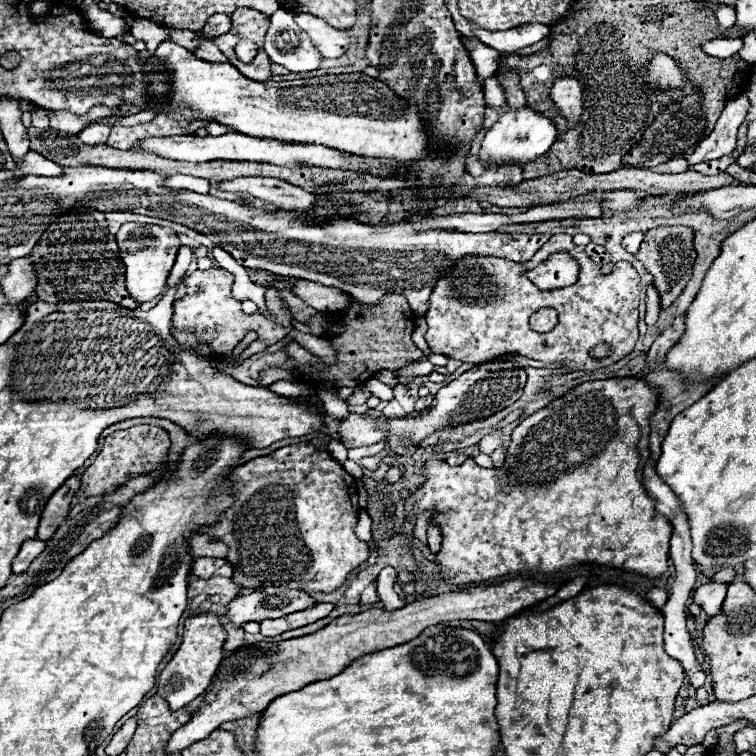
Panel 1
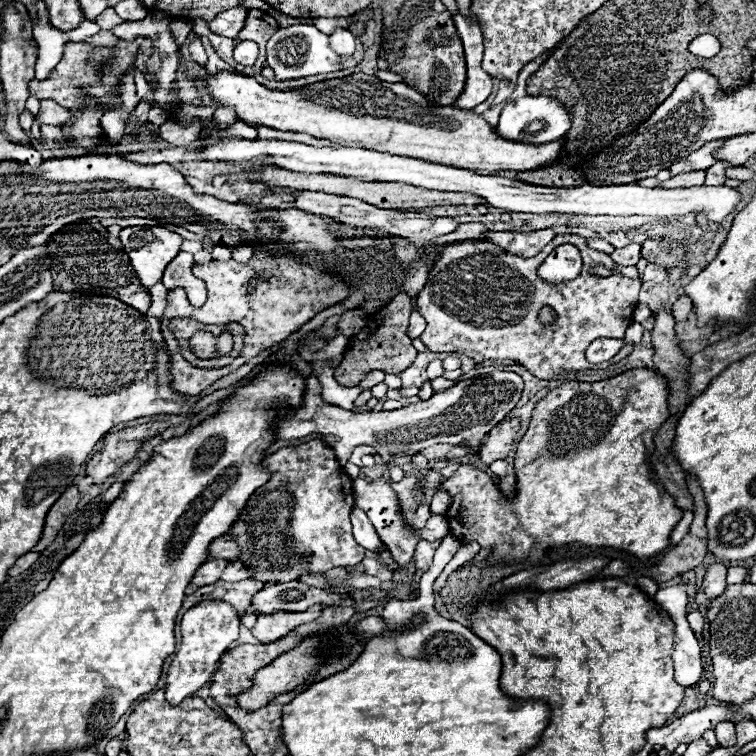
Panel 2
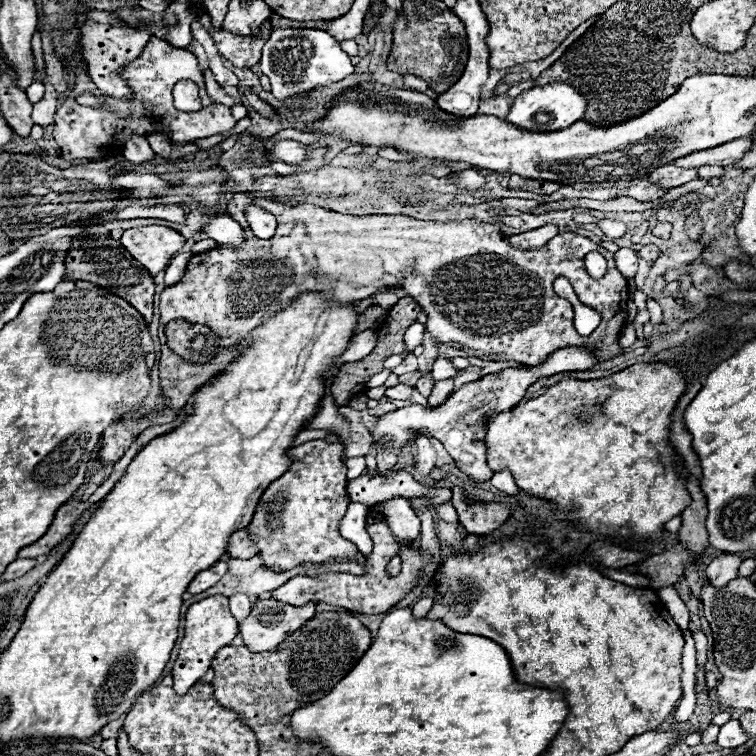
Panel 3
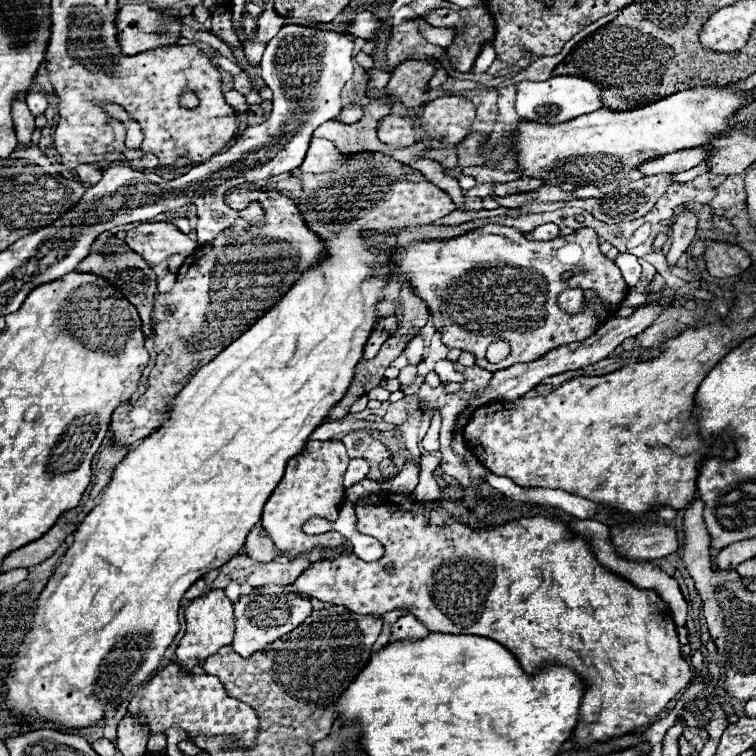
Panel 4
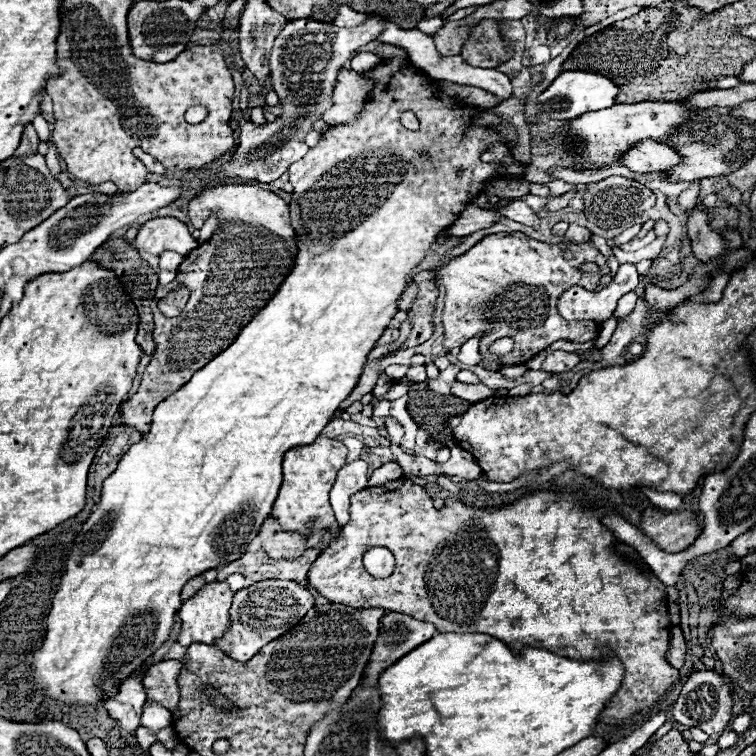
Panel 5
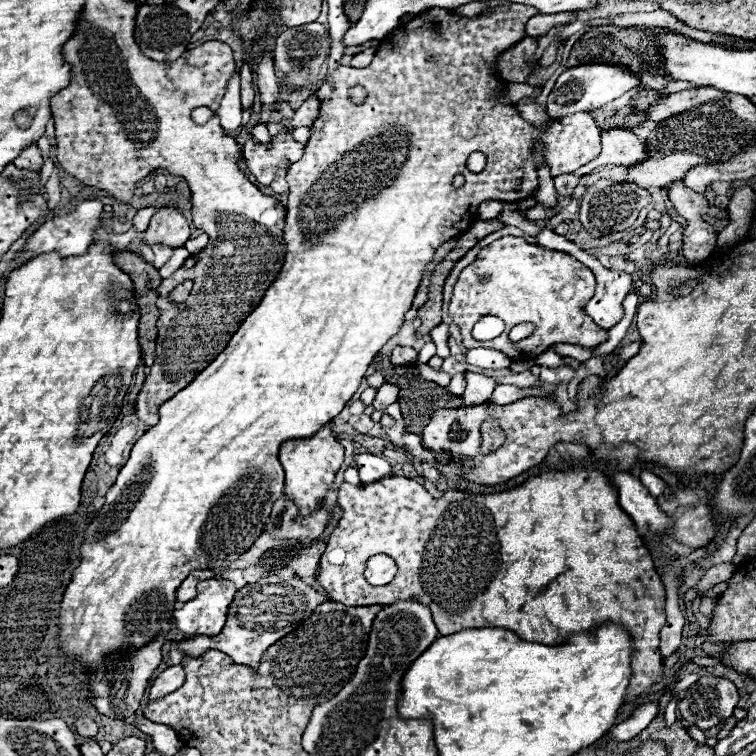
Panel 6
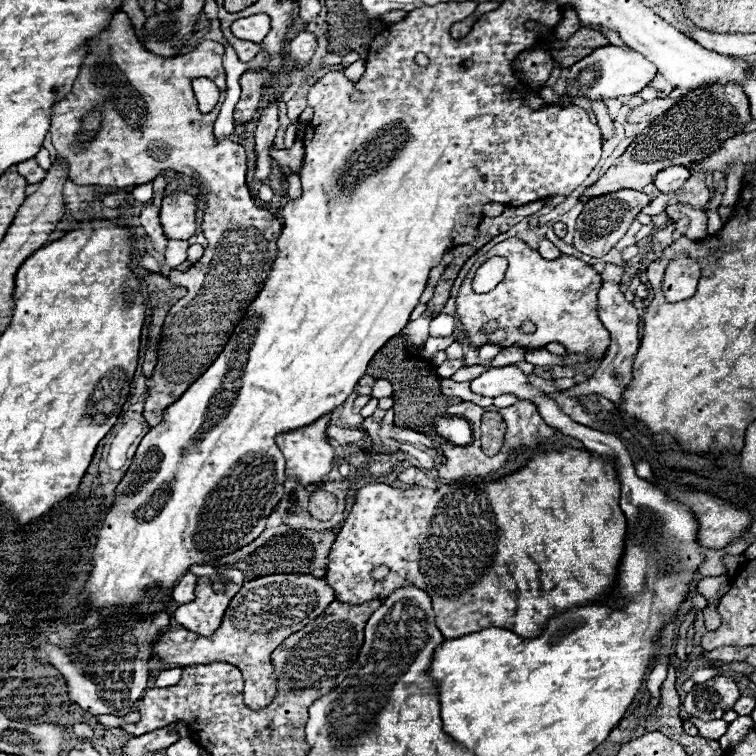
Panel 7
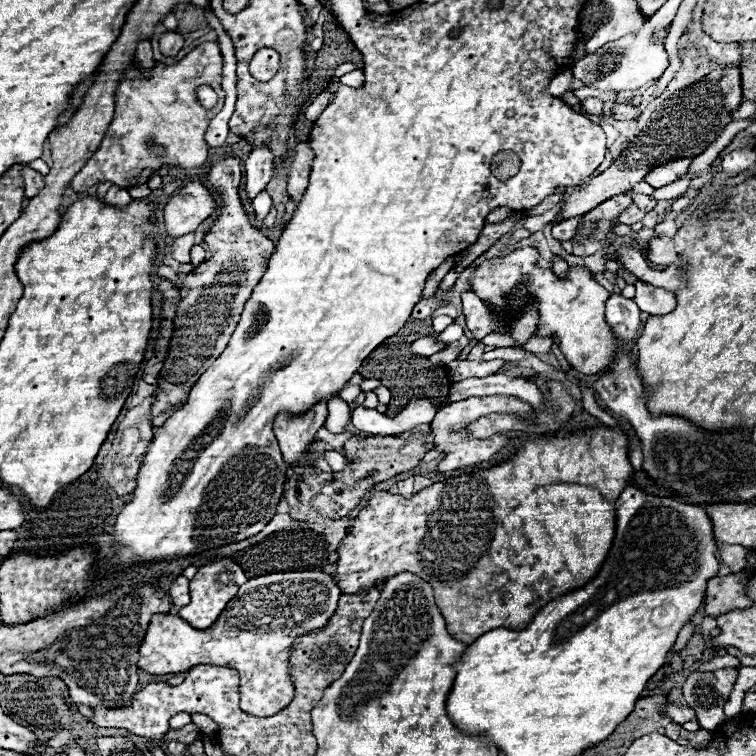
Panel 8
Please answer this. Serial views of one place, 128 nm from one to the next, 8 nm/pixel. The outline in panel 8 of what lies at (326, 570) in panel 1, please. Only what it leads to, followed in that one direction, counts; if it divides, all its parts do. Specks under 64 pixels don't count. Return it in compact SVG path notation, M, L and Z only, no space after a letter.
M318 402L302 416L278 414L274 422L274 434L278 438L280 450L284 454L284 462L290 466L312 468L320 454L310 452L310 444L316 438L316 432L324 426L328 408L326 402Z

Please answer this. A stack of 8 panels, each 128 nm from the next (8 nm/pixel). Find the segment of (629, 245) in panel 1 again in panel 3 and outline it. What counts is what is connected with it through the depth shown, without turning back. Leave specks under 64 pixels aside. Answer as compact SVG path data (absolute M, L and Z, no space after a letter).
M620 248L616 252L616 258L618 258L618 270L626 276L626 278L632 278L638 270L638 254L630 248Z

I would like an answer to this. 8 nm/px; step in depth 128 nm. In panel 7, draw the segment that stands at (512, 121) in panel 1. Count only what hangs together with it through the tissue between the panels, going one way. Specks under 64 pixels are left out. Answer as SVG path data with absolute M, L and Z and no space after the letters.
M604 46L604 48L594 50L590 56L582 58L580 62L576 62L574 66L570 66L566 94L562 96L560 102L554 102L554 104L558 104L558 106L572 106L576 100L608 100L608 98L620 98L620 96L634 96L648 82L652 82L654 76L656 76L656 66L652 62L648 62L642 54L638 54L638 52L626 52L626 50L618 48L618 46Z

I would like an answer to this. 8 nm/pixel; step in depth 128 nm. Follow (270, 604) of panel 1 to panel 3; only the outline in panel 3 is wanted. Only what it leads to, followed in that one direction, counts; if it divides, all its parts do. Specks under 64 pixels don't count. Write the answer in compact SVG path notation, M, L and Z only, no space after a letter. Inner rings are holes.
M370 512L366 530L374 542L372 554L366 556L366 562L364 562L366 576L348 576L348 574L322 574L318 578L294 576L286 584L272 590L272 598L280 600L280 602L288 602L290 606L304 606L304 602L326 602L326 604L340 606L340 608L346 608L350 612L362 612L362 614L388 612L394 604L398 604L414 588L416 580L420 578L420 570L428 562L430 556L424 554L422 550L412 548L412 546L400 546L394 540L384 518L376 512ZM396 554L400 554L400 558L402 558L402 570L398 576L390 576L386 572L386 566Z

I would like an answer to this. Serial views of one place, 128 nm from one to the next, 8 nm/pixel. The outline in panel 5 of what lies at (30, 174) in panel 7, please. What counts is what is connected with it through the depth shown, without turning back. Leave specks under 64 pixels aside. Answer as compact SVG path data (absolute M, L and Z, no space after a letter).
M26 124L24 132L22 132L22 140L20 140L20 146L16 150L16 154L32 154L38 146L38 136L36 136L36 130L32 124Z

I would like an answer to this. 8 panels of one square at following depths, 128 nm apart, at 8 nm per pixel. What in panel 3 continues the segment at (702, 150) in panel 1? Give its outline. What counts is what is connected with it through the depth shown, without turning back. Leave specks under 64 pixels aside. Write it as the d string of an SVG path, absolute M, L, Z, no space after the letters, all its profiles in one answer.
M660 166L656 168L654 172L648 174L648 178L652 182L658 182L660 186L664 188L676 188L676 186L682 186L690 180L694 180L698 176L698 168L680 168L680 166Z

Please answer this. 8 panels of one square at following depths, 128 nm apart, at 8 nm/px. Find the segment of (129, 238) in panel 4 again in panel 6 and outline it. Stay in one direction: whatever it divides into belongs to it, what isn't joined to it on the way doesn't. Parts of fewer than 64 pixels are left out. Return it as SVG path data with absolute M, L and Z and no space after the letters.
M160 208L152 220L148 230L144 232L144 242L148 246L164 244L172 248L182 248L190 240L190 224L180 214L180 208Z

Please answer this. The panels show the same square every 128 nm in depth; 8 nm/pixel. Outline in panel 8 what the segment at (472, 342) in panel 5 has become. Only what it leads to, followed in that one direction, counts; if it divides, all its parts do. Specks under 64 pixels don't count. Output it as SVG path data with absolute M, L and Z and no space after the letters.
M494 348L482 356L482 360L494 360L494 358L504 358L504 360L524 360L530 352L526 350L516 350L516 348Z

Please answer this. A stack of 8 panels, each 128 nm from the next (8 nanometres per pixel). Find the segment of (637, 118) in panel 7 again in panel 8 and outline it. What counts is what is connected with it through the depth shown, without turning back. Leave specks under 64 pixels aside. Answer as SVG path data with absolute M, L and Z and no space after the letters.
M616 104L612 108L612 116L616 120L636 120L640 116L638 106L630 106L630 104Z

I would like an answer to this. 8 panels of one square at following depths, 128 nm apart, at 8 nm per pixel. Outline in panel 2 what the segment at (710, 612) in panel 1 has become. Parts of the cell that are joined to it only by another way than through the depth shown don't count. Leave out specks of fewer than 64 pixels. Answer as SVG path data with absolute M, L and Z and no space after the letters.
M712 564L704 576L704 584L696 594L696 604L702 608L708 608L714 598L718 598L726 588L726 566L724 564Z

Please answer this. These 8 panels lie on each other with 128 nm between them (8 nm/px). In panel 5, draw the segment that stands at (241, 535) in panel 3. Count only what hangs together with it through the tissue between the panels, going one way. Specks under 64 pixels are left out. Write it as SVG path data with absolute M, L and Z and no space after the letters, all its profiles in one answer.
M268 518L258 532L264 552L272 560L292 560L298 558L306 550L306 538L300 534L282 532L280 524Z

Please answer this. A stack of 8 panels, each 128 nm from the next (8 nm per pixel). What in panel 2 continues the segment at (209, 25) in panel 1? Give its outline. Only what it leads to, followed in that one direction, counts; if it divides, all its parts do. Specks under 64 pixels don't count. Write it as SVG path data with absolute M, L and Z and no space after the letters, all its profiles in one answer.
M232 8L232 10L224 10L222 14L218 14L208 24L210 24L210 30L214 34L226 34L226 36L236 38L236 34L244 26L246 16L248 16L248 8Z

